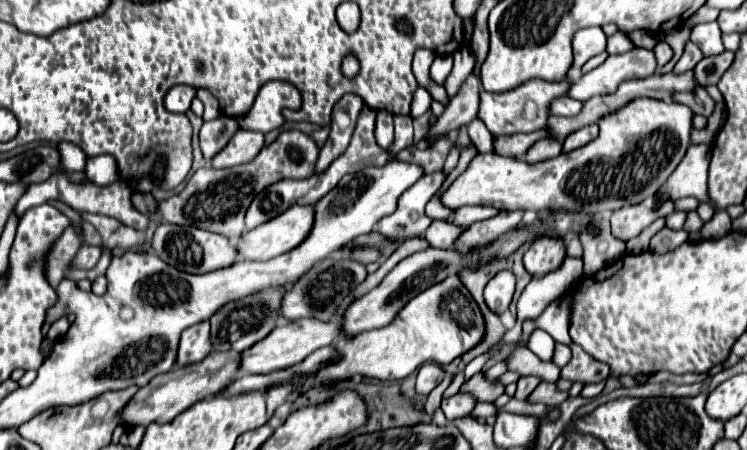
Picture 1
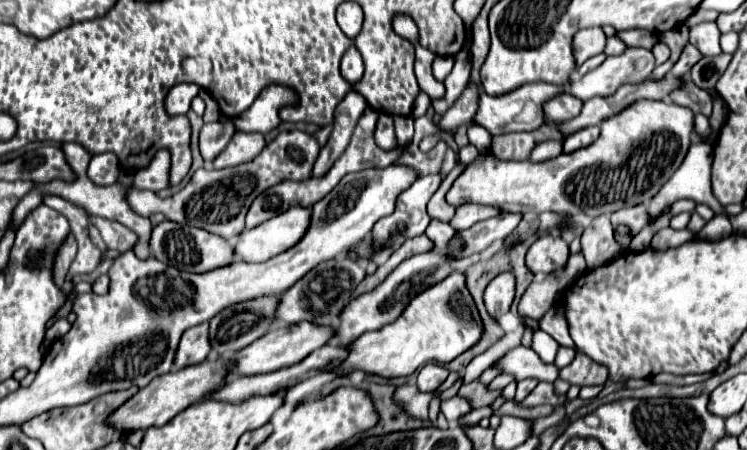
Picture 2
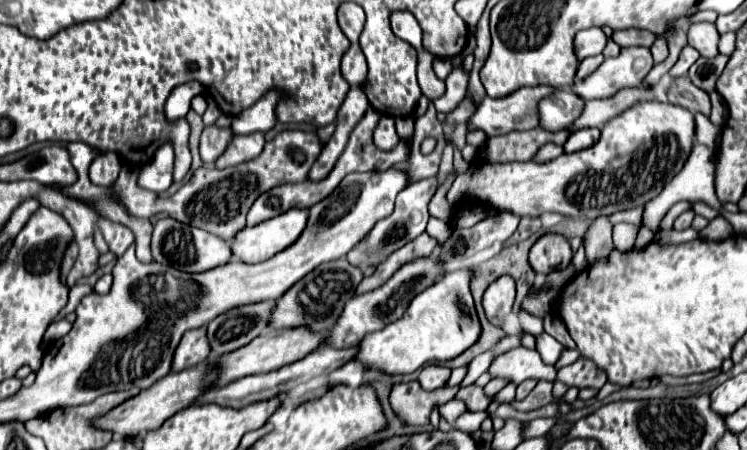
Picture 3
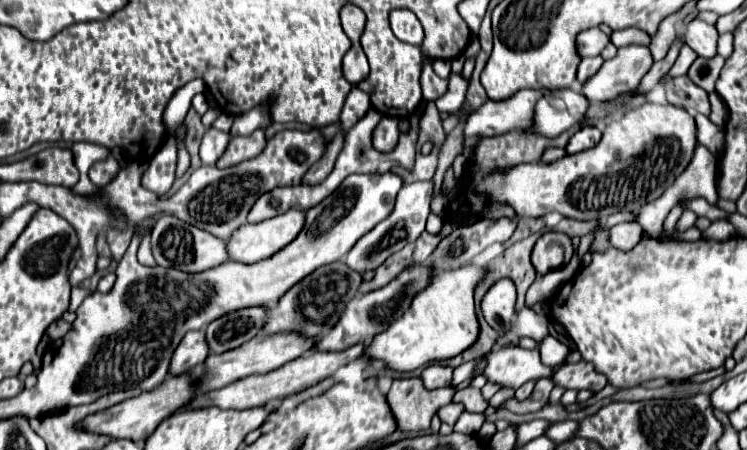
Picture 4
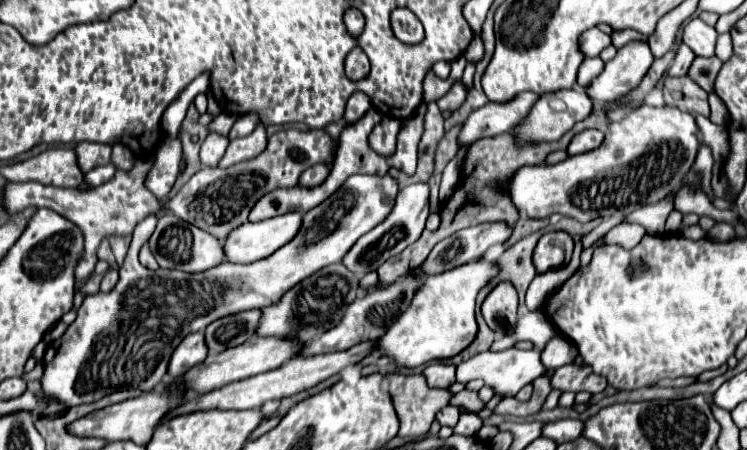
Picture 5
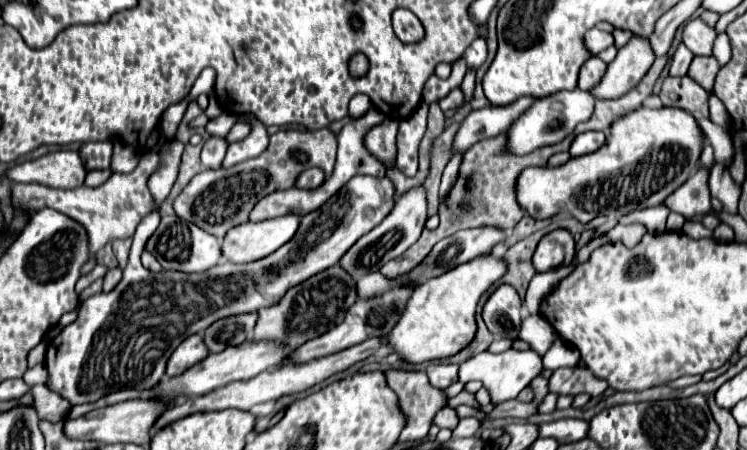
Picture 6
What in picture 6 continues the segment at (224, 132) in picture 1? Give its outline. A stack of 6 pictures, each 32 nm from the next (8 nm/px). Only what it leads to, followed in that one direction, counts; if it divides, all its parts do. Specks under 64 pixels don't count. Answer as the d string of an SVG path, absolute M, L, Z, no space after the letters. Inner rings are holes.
M210 136L206 142L204 142L204 148L202 148L202 166L204 168L220 168L222 160L224 160L224 154L226 154L226 148L228 148L228 142L226 138L218 138L218 136Z

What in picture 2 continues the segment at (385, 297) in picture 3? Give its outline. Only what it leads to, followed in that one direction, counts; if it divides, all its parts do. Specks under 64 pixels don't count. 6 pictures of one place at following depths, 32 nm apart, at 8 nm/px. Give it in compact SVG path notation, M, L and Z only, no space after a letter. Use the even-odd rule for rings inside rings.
M424 252L424 254L416 254L404 262L398 264L398 268L394 268L392 274L388 274L388 278L374 288L368 294L362 294L358 298L354 298L340 314L340 324L336 328L336 338L334 342L338 344L350 344L354 342L360 334L370 332L370 330L380 330L386 324L392 324L392 320L396 320L400 316L400 312L404 310L404 306L418 296L420 292L424 292L426 288L430 288L432 284L444 280L450 272L452 272L452 260L448 260L448 256L444 256L444 252Z

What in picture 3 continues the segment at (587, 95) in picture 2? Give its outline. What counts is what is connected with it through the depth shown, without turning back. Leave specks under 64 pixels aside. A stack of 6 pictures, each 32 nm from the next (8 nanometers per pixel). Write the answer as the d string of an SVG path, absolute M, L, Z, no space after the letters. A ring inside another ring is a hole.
M622 48L618 56L606 58L596 72L588 74L588 78L572 84L572 92L576 92L582 100L608 98L620 88L640 86L652 66L654 60L648 48Z

